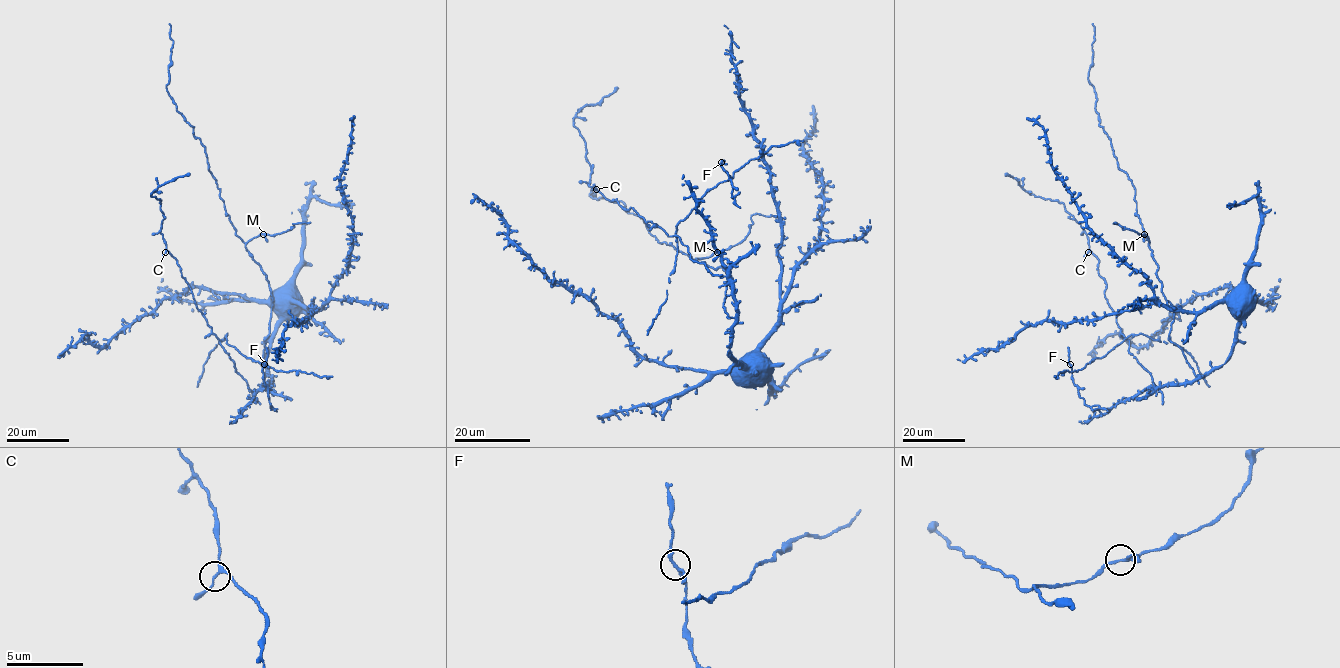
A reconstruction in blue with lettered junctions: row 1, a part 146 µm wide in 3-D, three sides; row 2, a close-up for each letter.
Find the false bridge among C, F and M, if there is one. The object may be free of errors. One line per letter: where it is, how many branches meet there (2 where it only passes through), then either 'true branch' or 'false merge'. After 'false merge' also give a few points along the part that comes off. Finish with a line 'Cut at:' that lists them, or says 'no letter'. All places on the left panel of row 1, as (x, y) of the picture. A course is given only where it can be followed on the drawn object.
C: (165, 252) | 3 | true branch
F: (264, 364) | 3 | true branch
M: (263, 234) | 3 | true branch
Cut at: no letter

